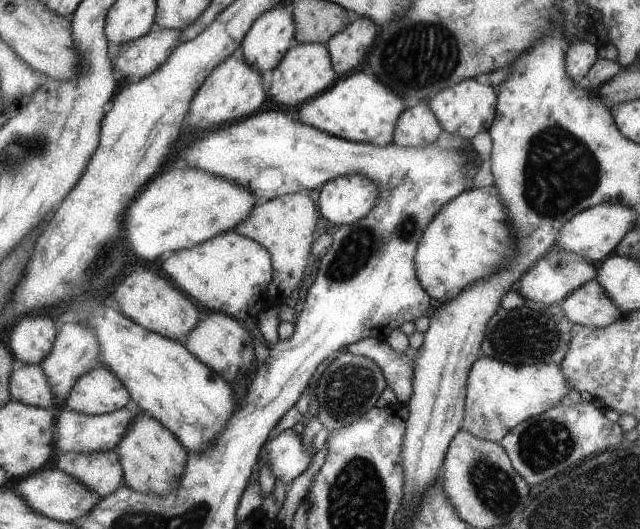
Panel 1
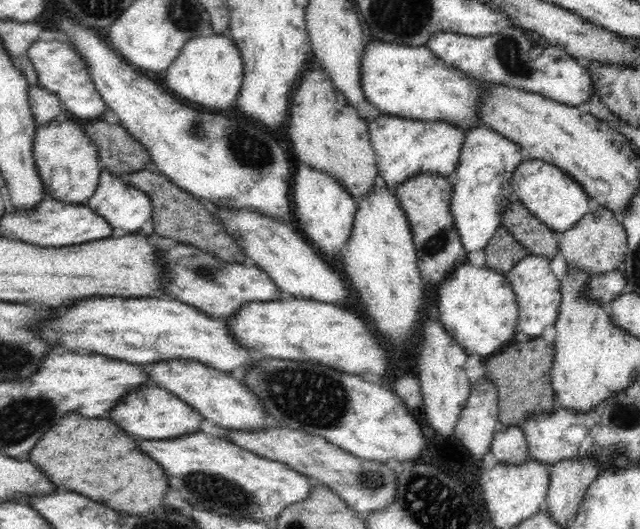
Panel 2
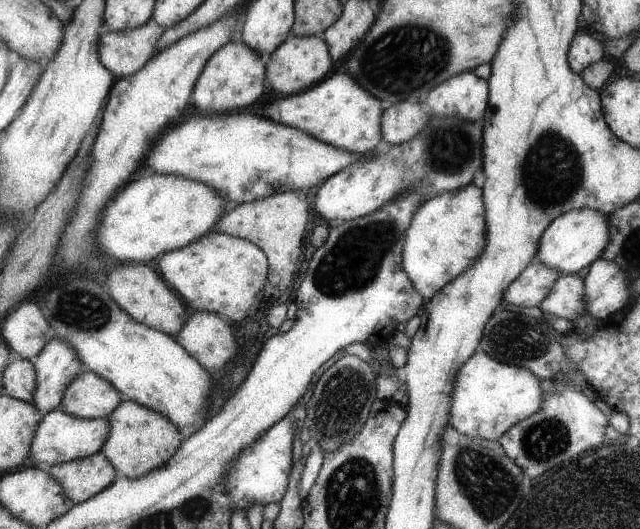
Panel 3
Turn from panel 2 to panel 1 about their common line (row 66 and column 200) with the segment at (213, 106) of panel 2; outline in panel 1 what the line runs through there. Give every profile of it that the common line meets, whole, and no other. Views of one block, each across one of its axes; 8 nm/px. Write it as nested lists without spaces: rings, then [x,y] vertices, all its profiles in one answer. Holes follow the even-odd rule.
[[[172,168],[153,180],[142,188],[126,210],[126,246],[148,262],[175,251],[192,249],[218,234],[236,230],[258,204],[257,196],[248,188],[198,168]]]

